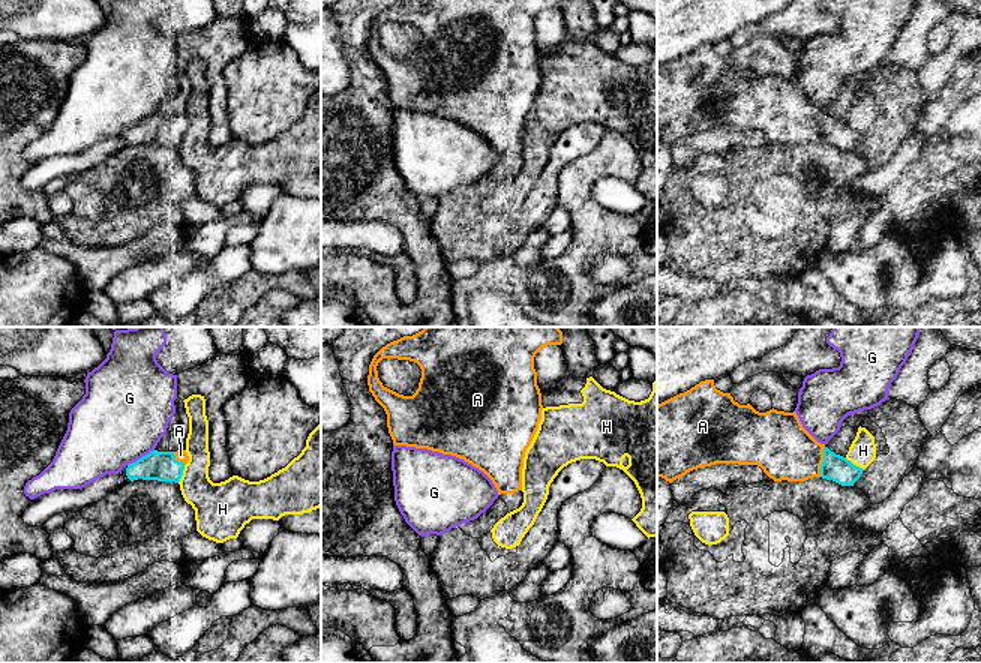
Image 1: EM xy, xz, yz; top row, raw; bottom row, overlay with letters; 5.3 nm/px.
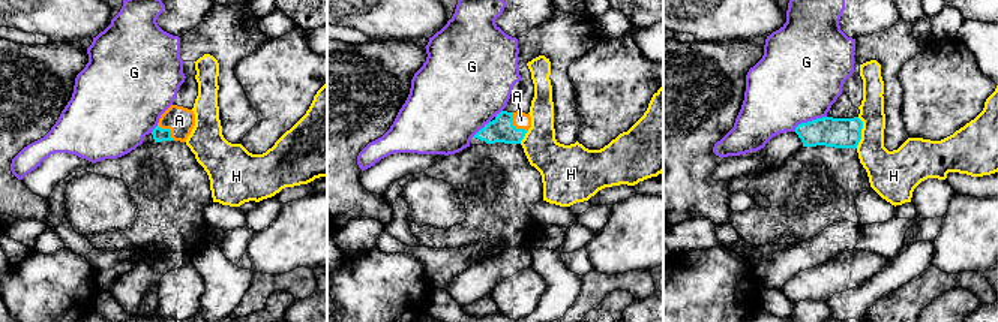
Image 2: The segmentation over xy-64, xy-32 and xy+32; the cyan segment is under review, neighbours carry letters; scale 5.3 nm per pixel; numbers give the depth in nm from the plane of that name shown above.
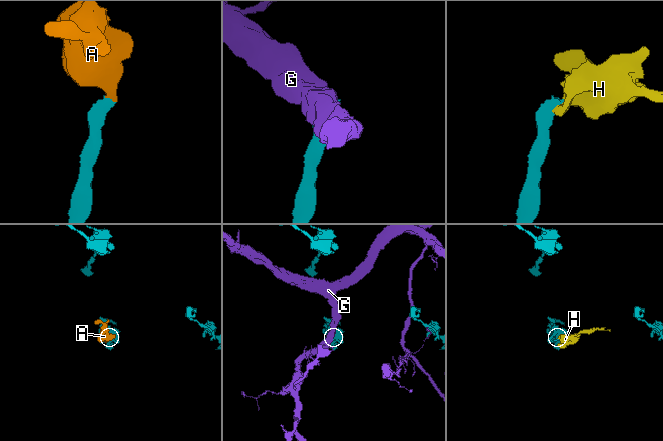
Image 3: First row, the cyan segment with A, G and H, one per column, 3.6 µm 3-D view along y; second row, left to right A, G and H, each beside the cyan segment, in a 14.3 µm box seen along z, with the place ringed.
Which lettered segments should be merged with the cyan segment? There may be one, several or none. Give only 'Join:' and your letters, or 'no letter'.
Join: A

